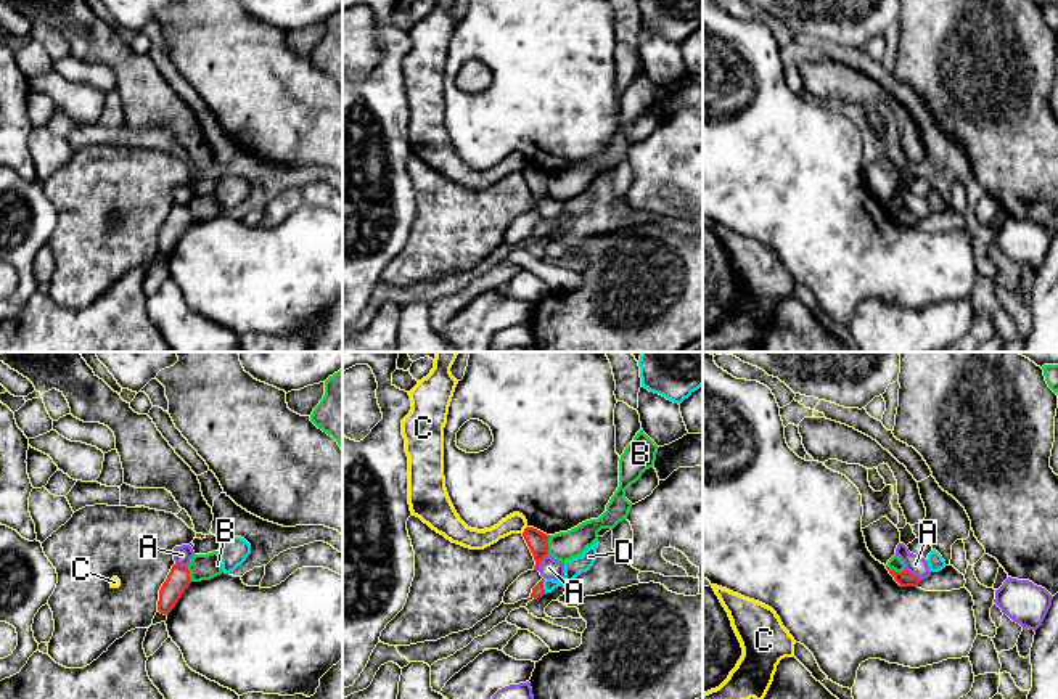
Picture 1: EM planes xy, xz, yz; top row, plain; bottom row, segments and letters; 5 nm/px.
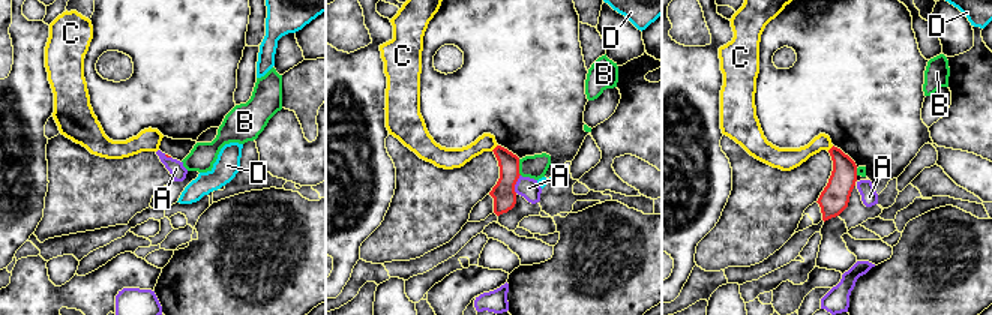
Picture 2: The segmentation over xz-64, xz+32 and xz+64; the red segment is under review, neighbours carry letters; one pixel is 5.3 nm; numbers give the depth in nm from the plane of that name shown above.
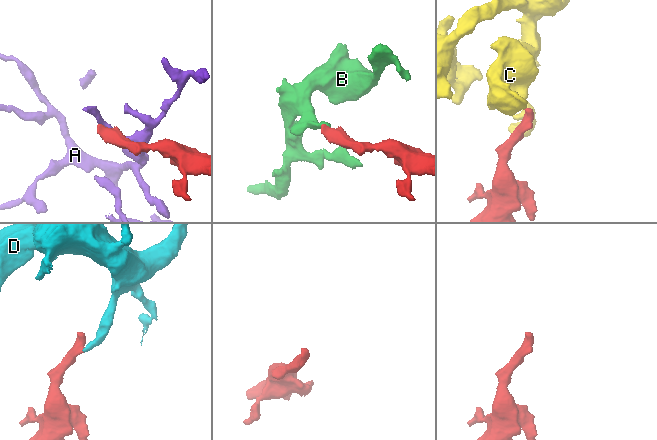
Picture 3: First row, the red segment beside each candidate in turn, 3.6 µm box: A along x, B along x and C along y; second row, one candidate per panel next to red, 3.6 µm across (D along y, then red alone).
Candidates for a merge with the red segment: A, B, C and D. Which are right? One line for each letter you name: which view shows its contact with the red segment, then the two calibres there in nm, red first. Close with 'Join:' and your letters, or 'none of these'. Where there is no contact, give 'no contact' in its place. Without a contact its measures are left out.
D: meets red in xz; 60 nm thick on the red side, 90 nm on the other
Join: D

